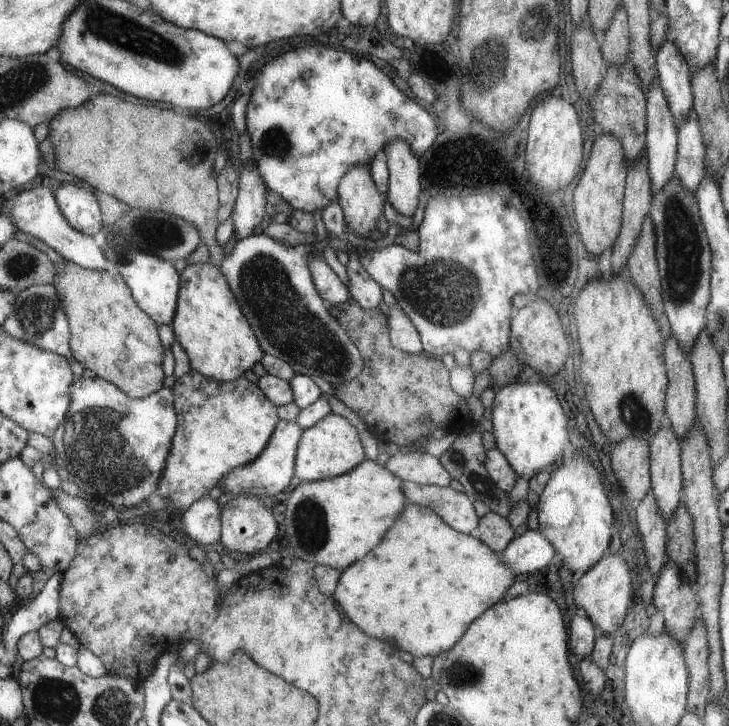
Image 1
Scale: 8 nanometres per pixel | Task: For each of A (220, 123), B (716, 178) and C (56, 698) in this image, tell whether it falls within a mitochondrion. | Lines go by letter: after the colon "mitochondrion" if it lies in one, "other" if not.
A: other
B: other
C: mitochondrion

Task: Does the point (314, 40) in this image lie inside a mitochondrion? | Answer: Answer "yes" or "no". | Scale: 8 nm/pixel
no

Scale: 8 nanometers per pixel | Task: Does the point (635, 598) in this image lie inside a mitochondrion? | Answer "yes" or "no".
no

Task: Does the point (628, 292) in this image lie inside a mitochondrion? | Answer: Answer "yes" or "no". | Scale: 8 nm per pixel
no

